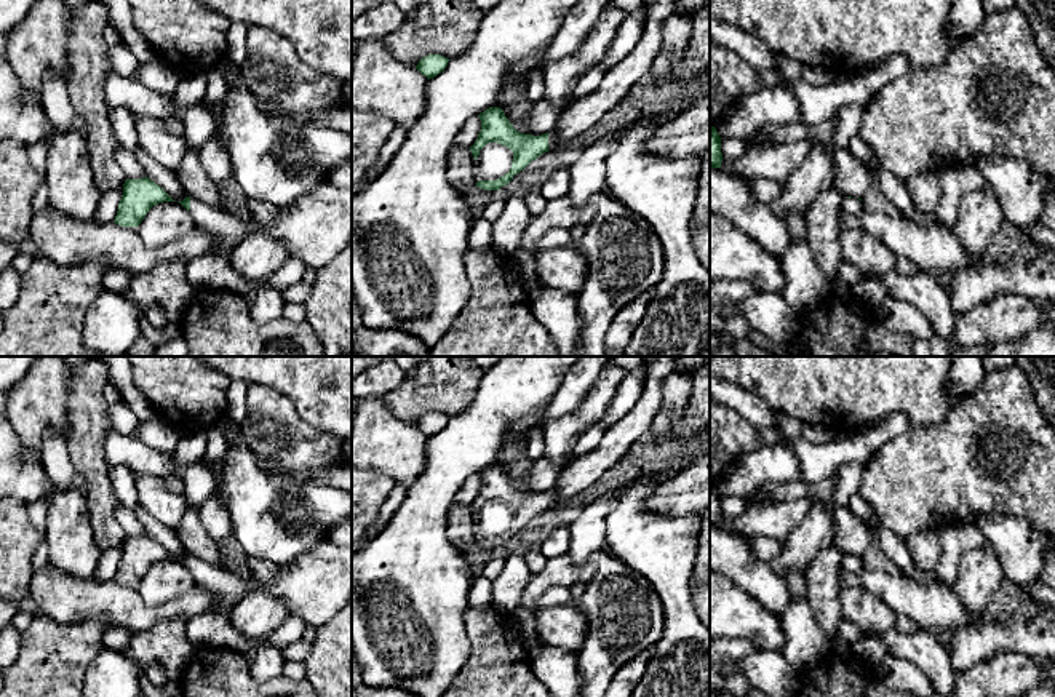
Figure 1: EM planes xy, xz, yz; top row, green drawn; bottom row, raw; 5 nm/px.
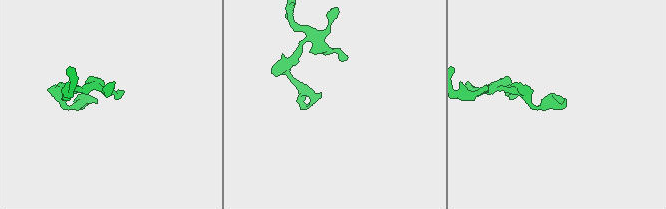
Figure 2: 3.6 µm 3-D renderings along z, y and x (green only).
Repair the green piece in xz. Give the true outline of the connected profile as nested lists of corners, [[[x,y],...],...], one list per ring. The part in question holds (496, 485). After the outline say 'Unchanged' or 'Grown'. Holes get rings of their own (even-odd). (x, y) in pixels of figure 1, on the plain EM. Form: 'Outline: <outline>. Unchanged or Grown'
Outline: [[[489,465],[480,473],[481,489],[470,505],[476,545],[499,548],[532,518],[556,505],[555,488],[540,492],[523,492],[513,486],[500,465]]]. Grown

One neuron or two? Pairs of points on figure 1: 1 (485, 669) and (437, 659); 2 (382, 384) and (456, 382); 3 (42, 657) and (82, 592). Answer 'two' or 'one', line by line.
1: two
2: two
3: two

